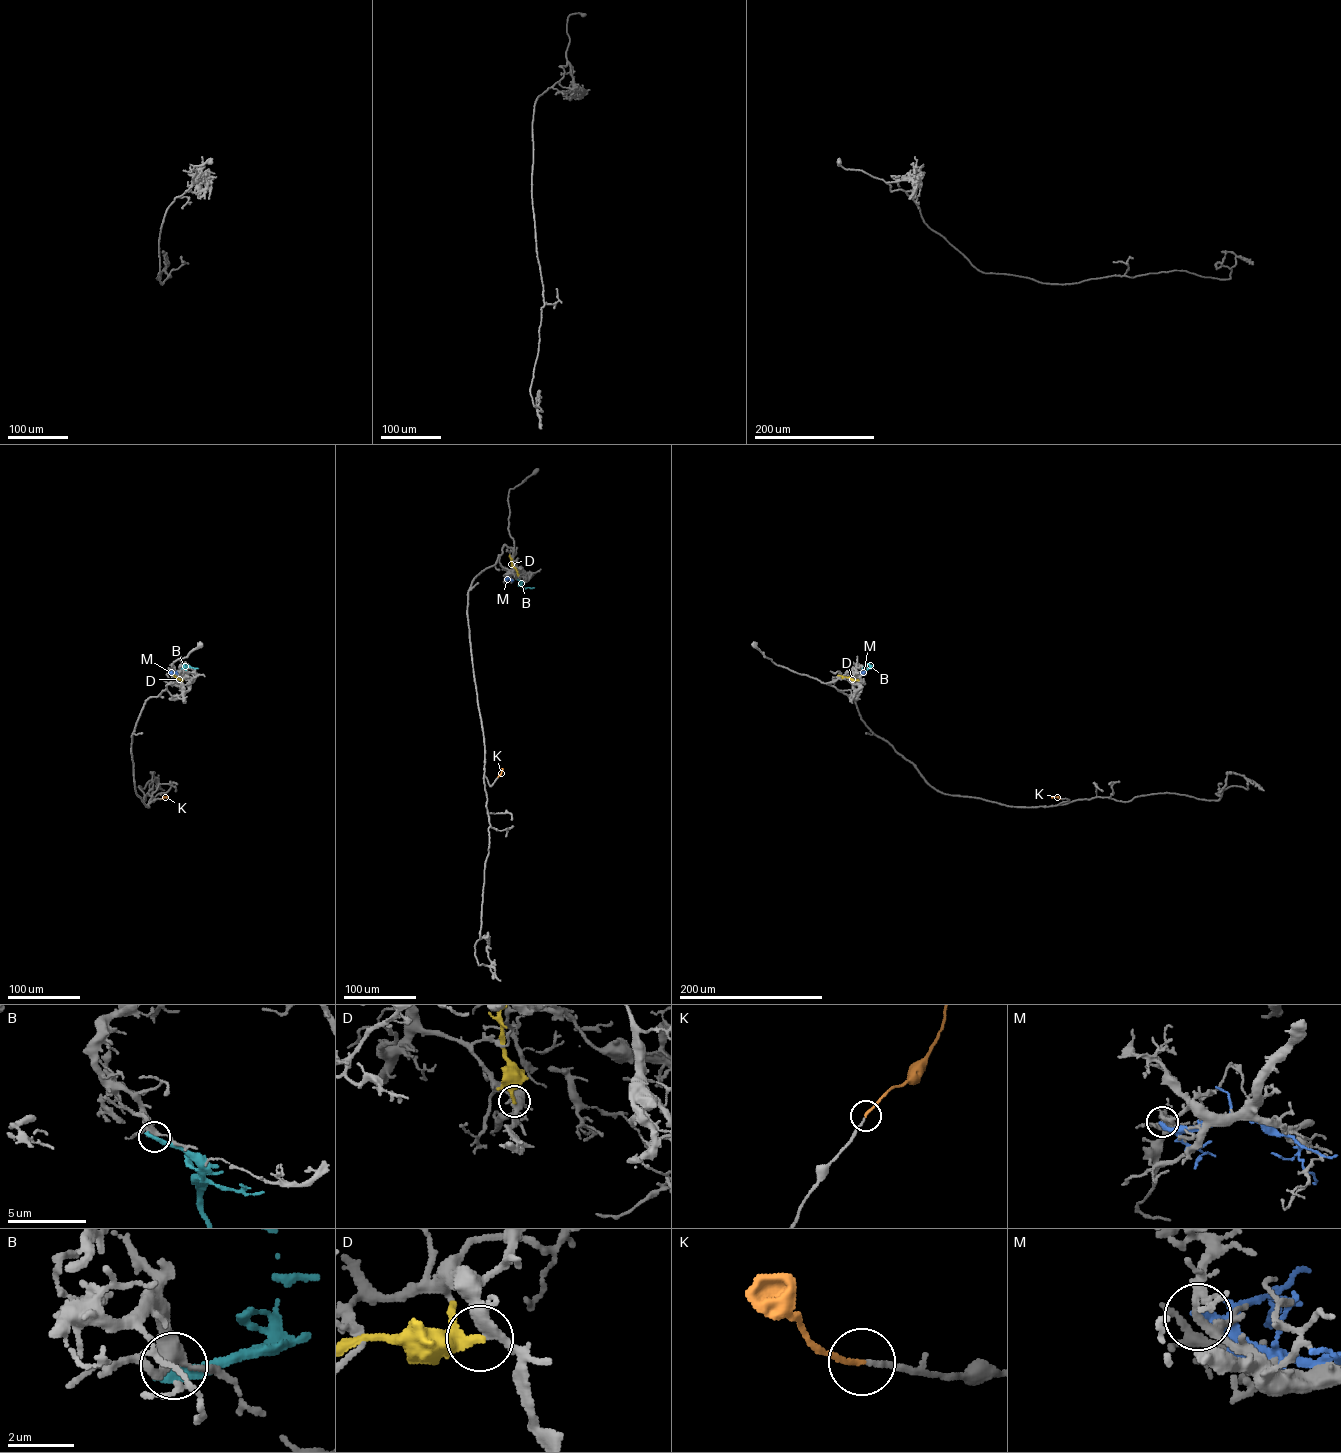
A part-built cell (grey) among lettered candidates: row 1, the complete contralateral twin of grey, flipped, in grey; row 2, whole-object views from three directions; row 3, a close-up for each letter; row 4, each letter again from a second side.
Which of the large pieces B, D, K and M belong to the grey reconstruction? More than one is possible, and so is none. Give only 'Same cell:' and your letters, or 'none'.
Same cell: K

